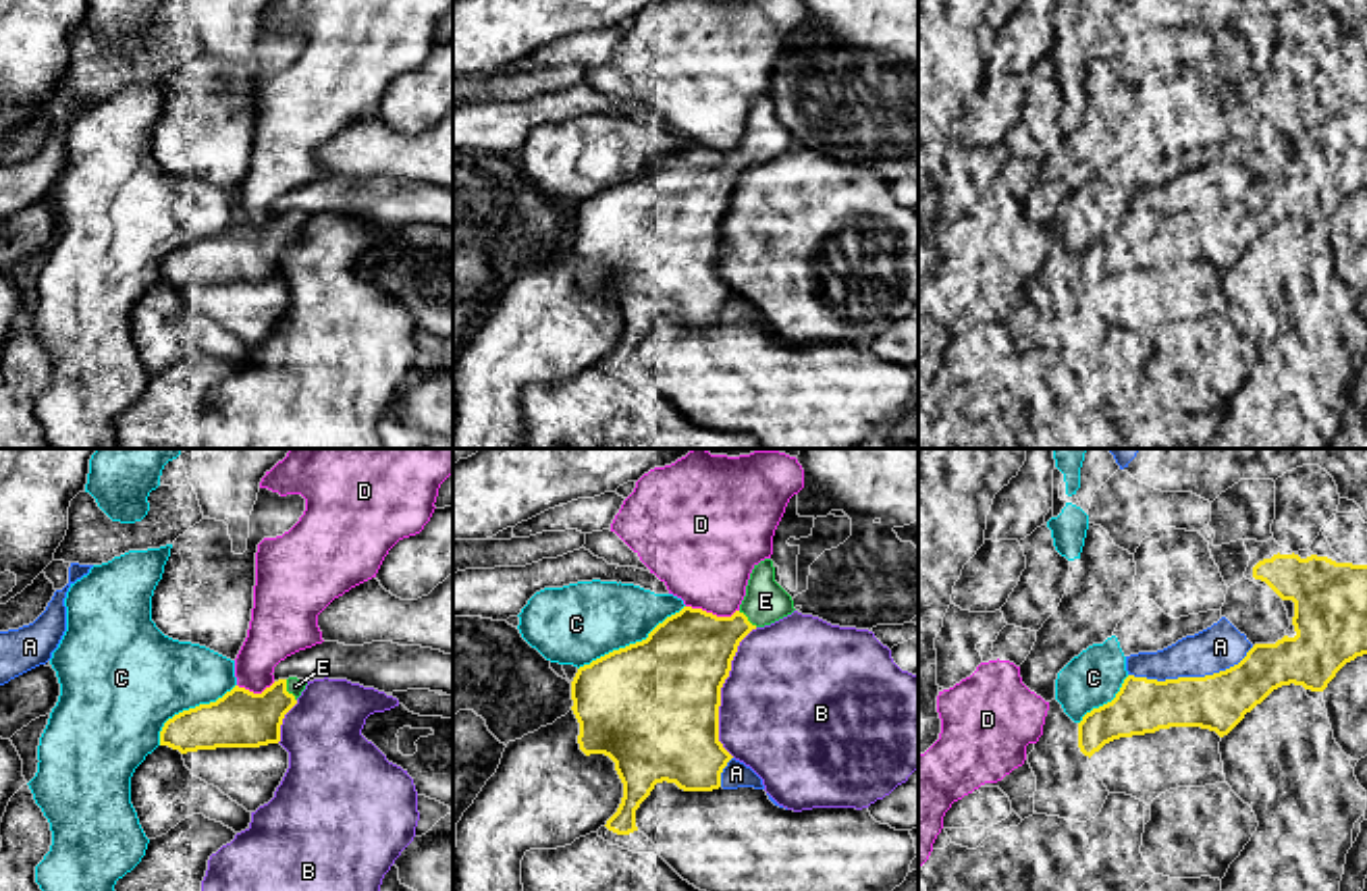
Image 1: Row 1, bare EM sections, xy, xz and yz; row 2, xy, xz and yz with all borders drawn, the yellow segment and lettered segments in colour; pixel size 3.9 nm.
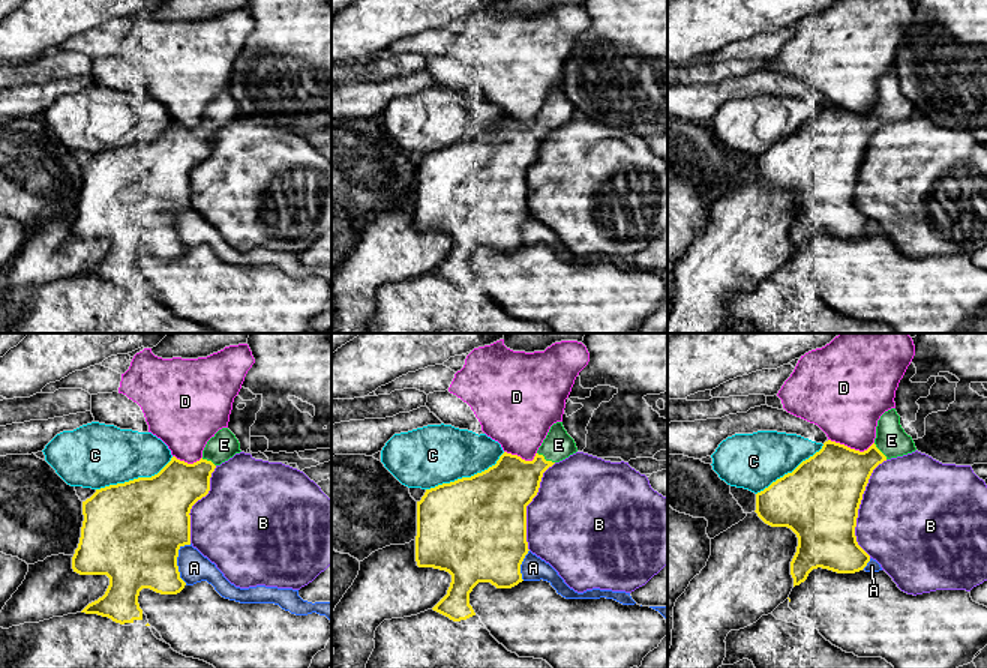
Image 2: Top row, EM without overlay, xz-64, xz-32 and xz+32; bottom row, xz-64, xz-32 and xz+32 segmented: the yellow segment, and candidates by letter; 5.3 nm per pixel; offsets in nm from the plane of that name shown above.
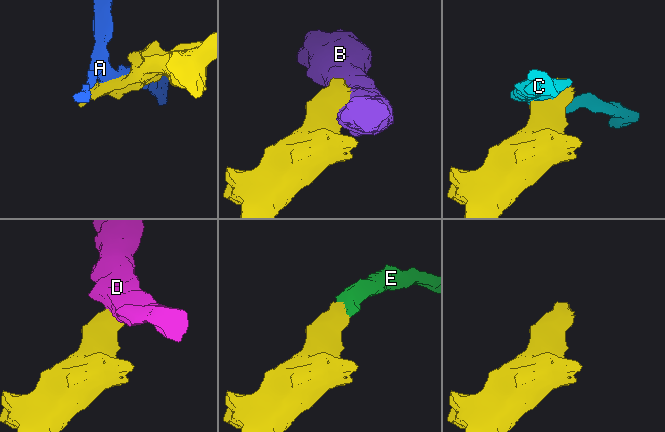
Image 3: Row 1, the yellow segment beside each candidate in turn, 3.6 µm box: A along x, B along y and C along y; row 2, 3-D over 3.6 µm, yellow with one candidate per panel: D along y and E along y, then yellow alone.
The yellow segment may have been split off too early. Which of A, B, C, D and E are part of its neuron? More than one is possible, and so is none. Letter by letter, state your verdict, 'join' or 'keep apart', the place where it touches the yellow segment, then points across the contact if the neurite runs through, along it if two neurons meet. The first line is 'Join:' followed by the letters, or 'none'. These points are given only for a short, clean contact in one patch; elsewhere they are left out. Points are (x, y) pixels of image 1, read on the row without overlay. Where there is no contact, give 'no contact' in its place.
Join: E
A: keep apart; contact yz (1191, 212)
B: keep apart; contact xz (719, 227)
C: keep apart; contact xz (630, 179)
D: keep apart; contact xz (711, 148)
E: join; contact xy (285, 225); way xy (239, 254), (256, 254), (285, 225), (296, 221)

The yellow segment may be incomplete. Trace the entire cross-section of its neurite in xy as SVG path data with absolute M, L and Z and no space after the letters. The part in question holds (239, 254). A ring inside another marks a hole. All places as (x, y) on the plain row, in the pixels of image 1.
M278 214L262 228L235 220L210 239L183 245L160 266L160 280L181 289L216 282L260 282L280 276L285 249L297 239L307 216Z

